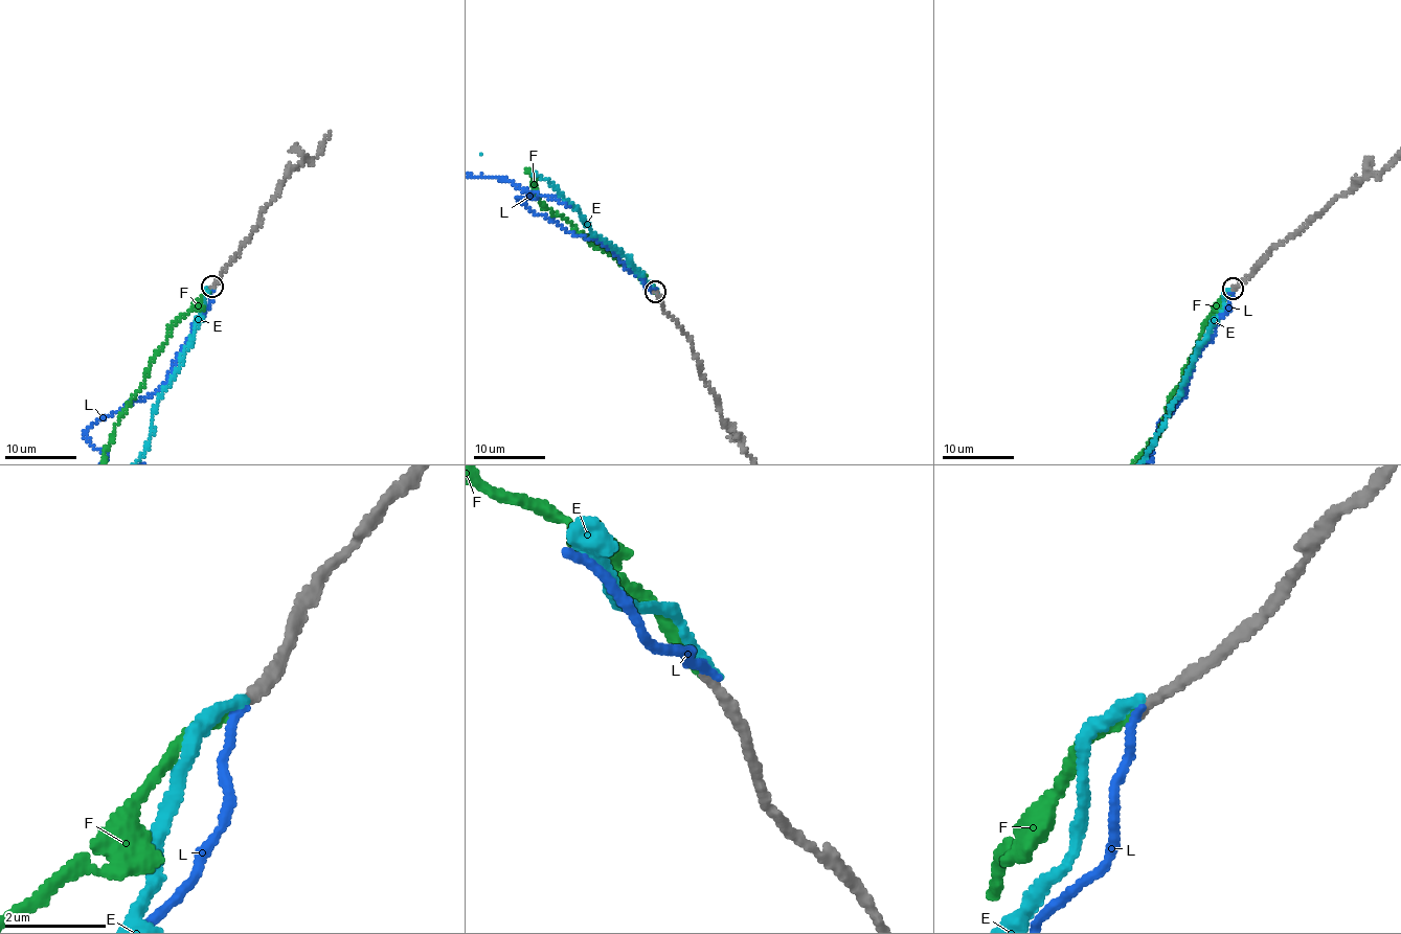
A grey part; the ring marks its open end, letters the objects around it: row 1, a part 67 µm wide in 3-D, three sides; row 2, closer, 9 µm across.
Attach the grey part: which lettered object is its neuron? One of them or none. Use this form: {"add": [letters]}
{"add": ["F"]}

